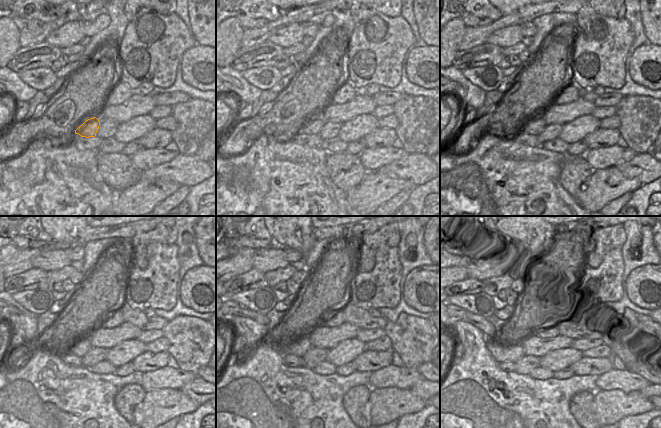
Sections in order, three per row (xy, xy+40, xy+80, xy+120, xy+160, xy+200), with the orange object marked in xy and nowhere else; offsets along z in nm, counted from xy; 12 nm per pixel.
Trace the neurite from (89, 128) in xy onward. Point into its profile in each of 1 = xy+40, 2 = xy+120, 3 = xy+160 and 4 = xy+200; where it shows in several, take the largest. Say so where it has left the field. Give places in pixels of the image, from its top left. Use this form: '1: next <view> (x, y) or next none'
1: next xy+40 (312, 126)
2: next xy+120 (80, 347)
3: next xy+160 (299, 348)
4: next xy+200 (502, 349)

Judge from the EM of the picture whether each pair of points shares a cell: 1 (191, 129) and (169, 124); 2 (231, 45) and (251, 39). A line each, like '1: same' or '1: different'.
1: different
2: different

